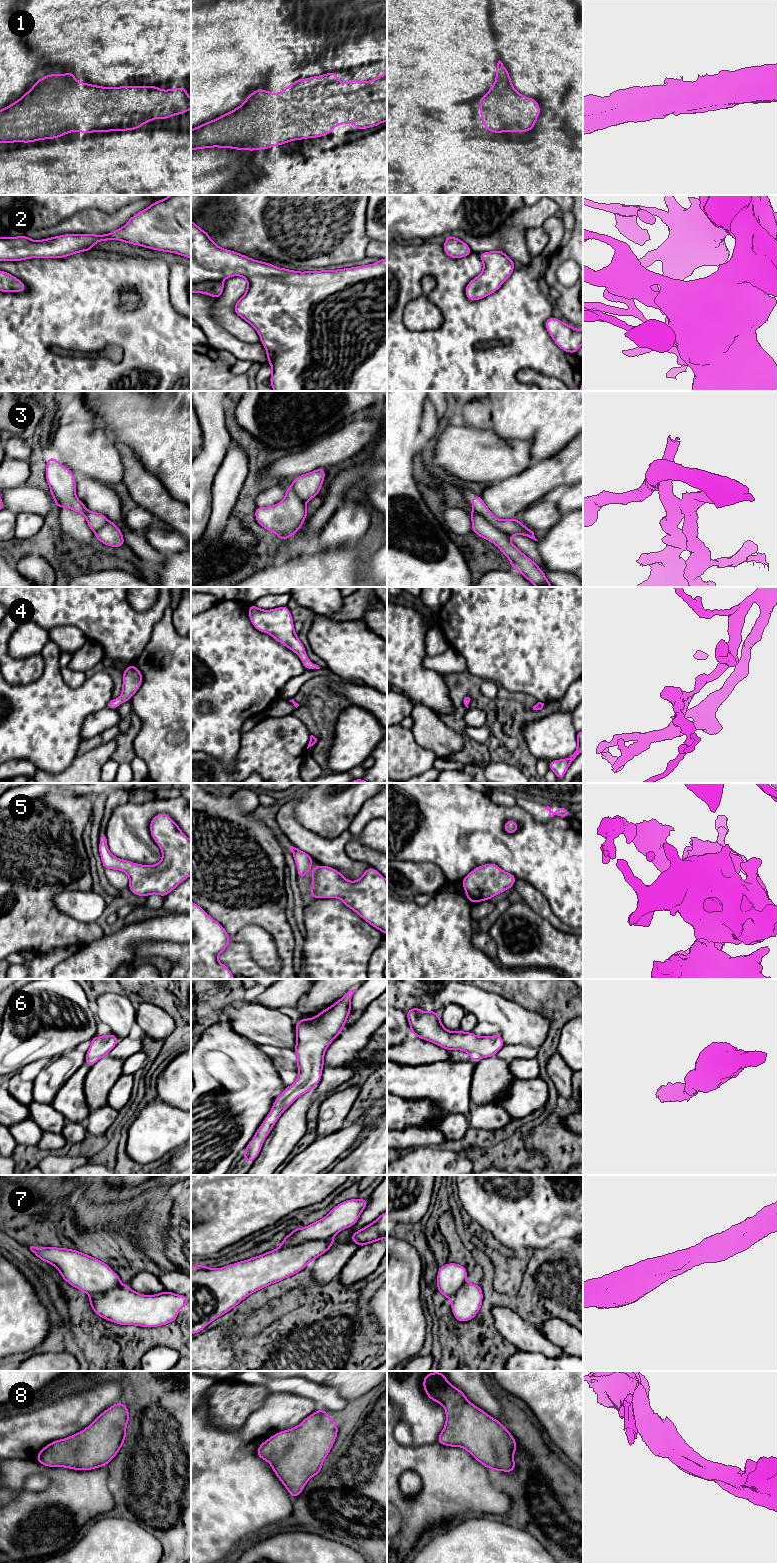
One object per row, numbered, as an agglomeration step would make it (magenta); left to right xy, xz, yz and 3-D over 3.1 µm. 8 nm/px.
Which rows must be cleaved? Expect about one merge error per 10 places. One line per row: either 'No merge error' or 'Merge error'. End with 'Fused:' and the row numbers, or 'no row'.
1: No merge error
2: No merge error
3: No merge error
4: No merge error
5: No merge error
6: No merge error
7: No merge error
8: No merge error
Fused: no row

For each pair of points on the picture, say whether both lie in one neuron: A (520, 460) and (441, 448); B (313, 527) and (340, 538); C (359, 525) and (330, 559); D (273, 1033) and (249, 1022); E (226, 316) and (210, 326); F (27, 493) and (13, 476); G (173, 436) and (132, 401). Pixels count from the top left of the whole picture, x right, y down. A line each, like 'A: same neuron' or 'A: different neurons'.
A: same neuron
B: different neurons
C: different neurons
D: same neuron
E: different neurons
F: different neurons
G: same neuron

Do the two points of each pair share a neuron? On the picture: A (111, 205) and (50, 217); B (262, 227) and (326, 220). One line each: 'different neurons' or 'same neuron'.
A: same neuron
B: same neuron

